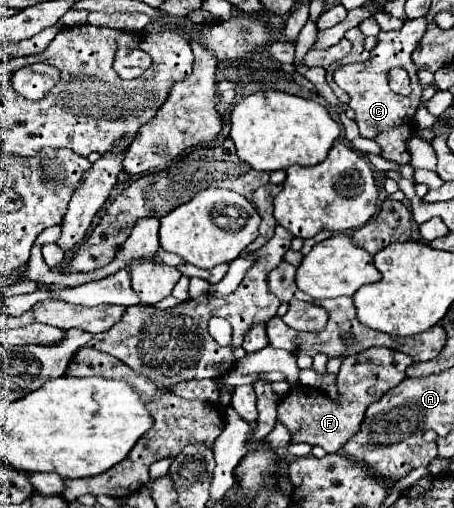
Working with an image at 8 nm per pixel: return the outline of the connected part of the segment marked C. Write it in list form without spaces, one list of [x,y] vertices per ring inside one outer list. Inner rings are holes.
[[[423,17],[415,21],[405,21],[401,29],[397,31],[381,31],[377,35],[377,45],[371,49],[371,59],[363,63],[351,63],[351,65],[341,65],[333,73],[333,81],[345,89],[351,95],[349,107],[355,111],[355,121],[361,129],[361,135],[367,139],[377,141],[381,147],[381,157],[393,163],[409,163],[409,151],[407,151],[407,139],[411,137],[411,121],[413,115],[421,103],[423,87],[417,79],[415,65],[411,63],[411,51],[415,51],[419,39],[423,37],[427,23]],[[393,67],[403,67],[405,71],[413,71],[413,91],[411,95],[403,97],[397,95],[389,89],[387,85],[387,71]]]

